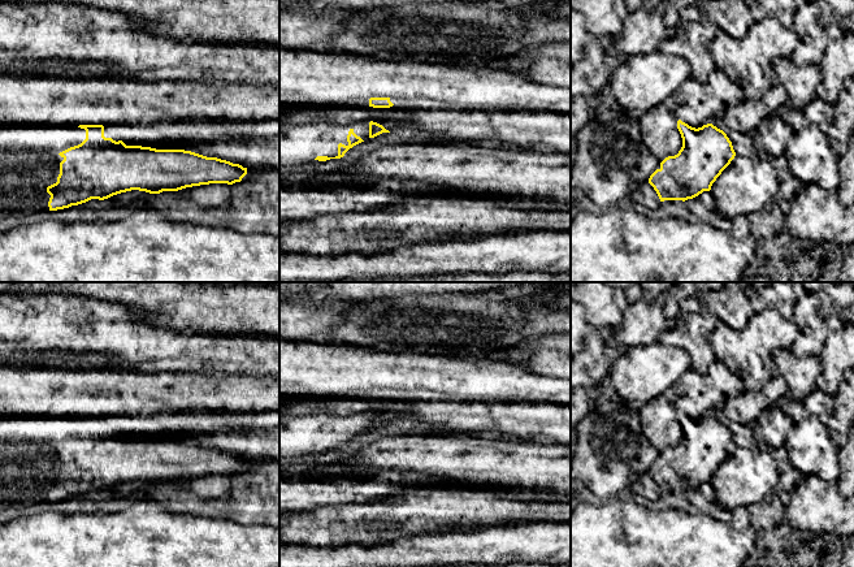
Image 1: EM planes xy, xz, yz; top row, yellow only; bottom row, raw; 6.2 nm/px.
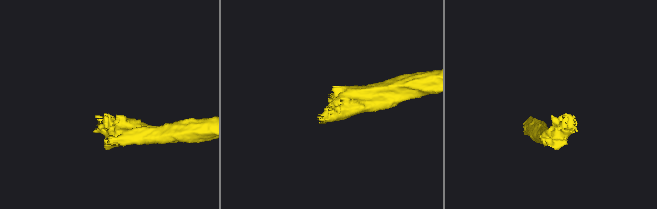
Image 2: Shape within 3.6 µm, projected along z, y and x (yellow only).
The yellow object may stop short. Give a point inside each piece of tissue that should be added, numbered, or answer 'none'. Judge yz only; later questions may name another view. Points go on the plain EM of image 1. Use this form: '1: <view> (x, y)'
none

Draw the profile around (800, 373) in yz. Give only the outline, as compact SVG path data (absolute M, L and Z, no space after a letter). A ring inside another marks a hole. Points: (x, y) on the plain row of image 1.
M788 349L773 352L775 375L784 378L789 397L797 402L816 389L816 378L822 373L822 360L818 355L807 354L797 356Z

